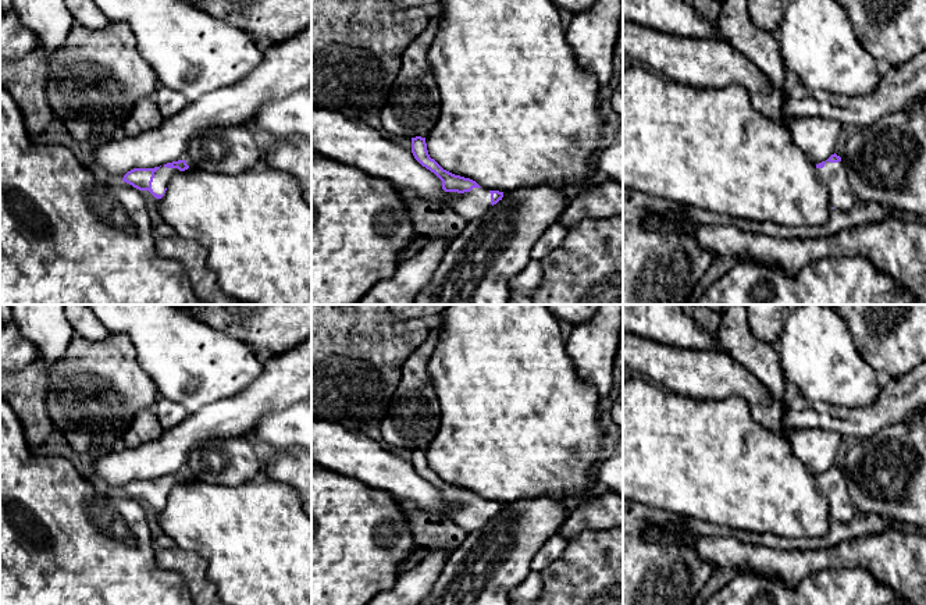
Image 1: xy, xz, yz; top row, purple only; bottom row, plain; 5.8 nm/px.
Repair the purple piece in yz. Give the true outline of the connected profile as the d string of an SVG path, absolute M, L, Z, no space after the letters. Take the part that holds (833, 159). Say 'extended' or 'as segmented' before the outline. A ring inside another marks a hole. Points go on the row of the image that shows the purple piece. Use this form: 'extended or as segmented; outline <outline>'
extended; outline M836 153L826 161L816 164L818 174L826 185L831 209L841 211L850 210L858 199L848 182L844 161Z

